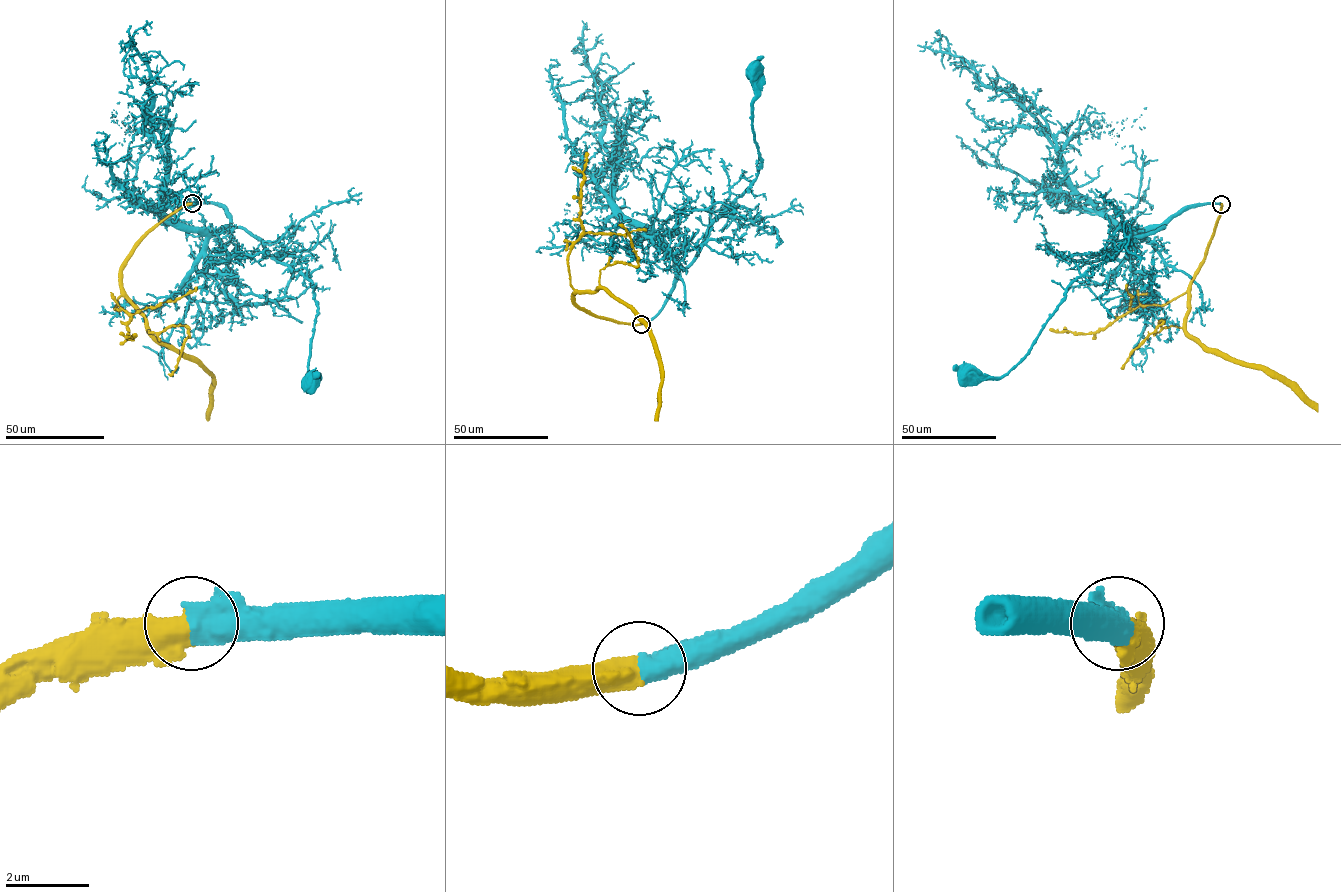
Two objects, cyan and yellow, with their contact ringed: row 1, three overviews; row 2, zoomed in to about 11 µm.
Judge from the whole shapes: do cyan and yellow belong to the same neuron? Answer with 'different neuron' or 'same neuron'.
same neuron

